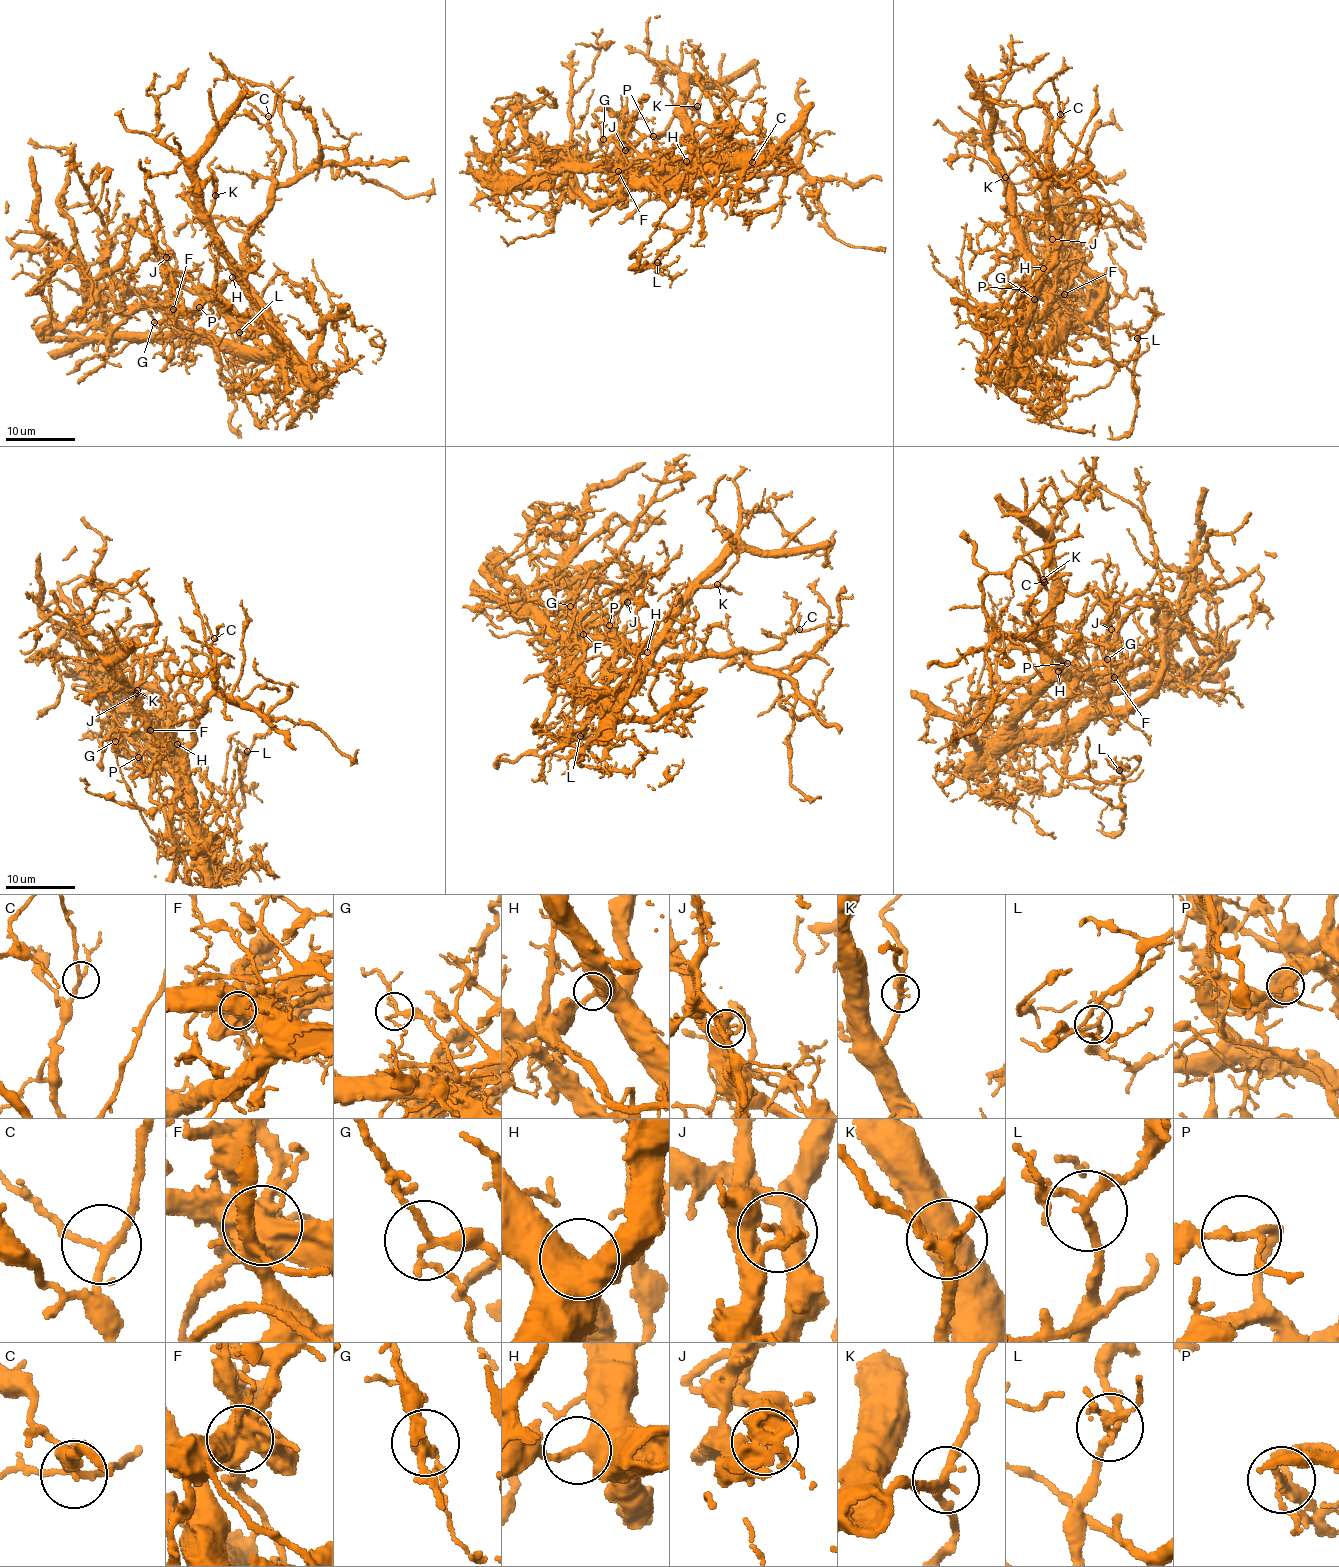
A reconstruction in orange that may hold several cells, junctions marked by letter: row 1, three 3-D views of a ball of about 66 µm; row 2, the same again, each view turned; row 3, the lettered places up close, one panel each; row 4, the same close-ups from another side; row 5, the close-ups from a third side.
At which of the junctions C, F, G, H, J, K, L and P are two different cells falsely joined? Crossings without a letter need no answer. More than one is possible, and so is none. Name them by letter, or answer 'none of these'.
F, J, P

